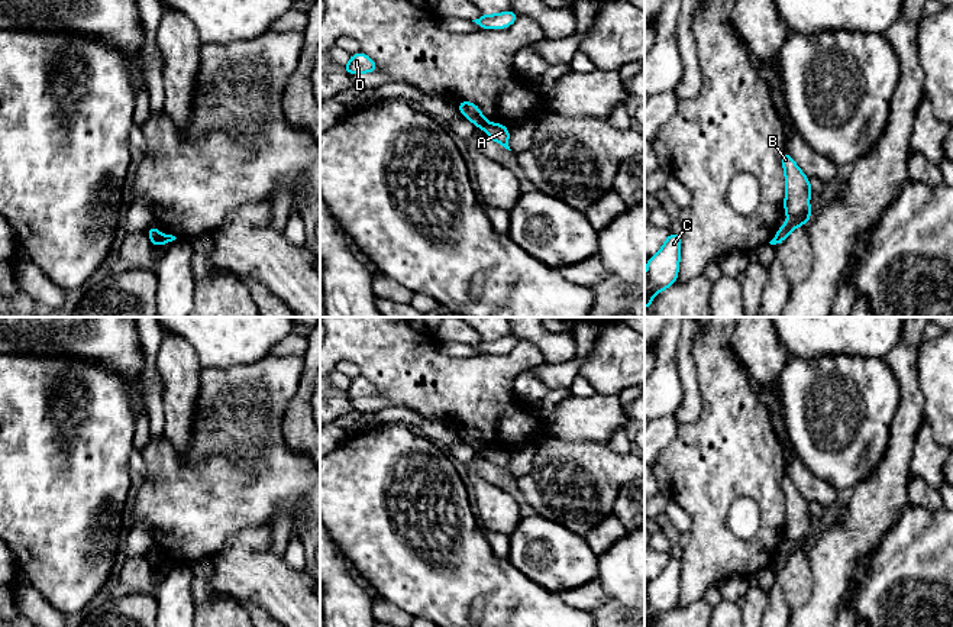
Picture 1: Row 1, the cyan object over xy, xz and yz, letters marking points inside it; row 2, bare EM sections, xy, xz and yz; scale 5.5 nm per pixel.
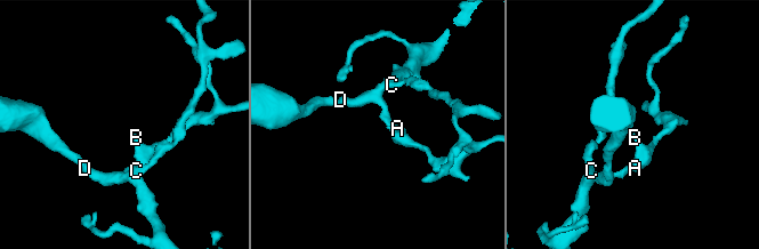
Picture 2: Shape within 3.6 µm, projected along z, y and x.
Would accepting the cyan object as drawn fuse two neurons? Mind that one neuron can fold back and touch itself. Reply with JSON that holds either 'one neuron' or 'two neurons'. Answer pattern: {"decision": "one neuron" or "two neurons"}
{"decision": "two neurons"}

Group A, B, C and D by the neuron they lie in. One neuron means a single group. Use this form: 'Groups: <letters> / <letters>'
Groups: A B / C D

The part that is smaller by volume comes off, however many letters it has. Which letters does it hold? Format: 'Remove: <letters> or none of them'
Remove: A, B

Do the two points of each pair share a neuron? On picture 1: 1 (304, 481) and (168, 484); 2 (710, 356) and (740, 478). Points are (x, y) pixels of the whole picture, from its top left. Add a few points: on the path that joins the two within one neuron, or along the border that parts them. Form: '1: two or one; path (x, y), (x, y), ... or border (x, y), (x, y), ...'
1: one; path (271, 481), (202, 484)
2: one; path (724, 387), (733, 420), (733, 448)

